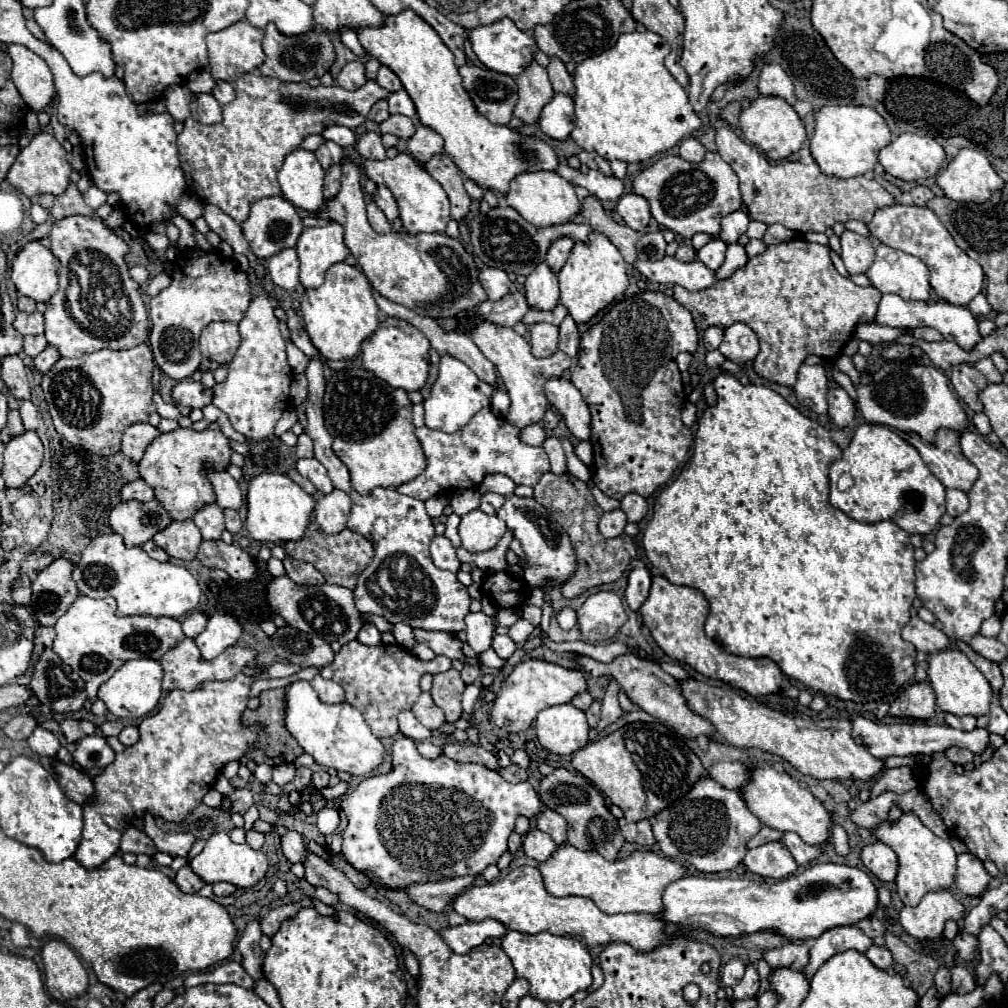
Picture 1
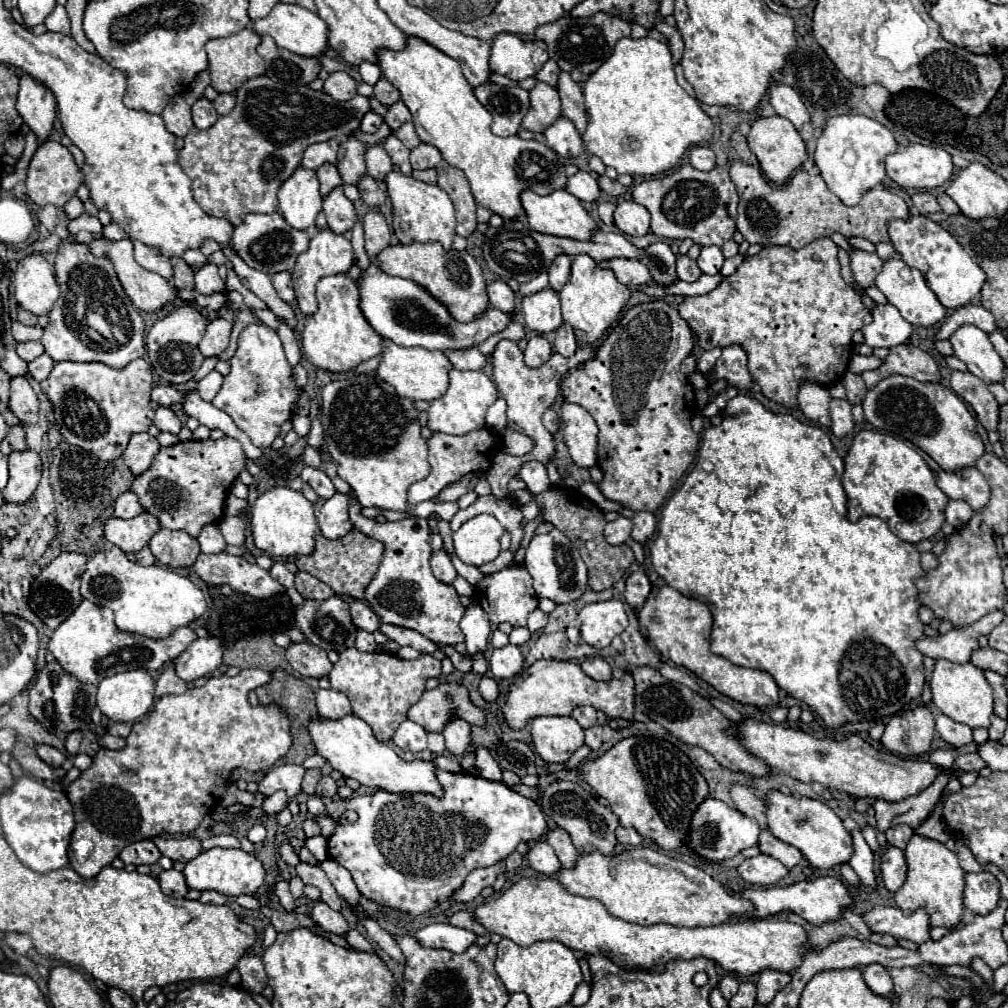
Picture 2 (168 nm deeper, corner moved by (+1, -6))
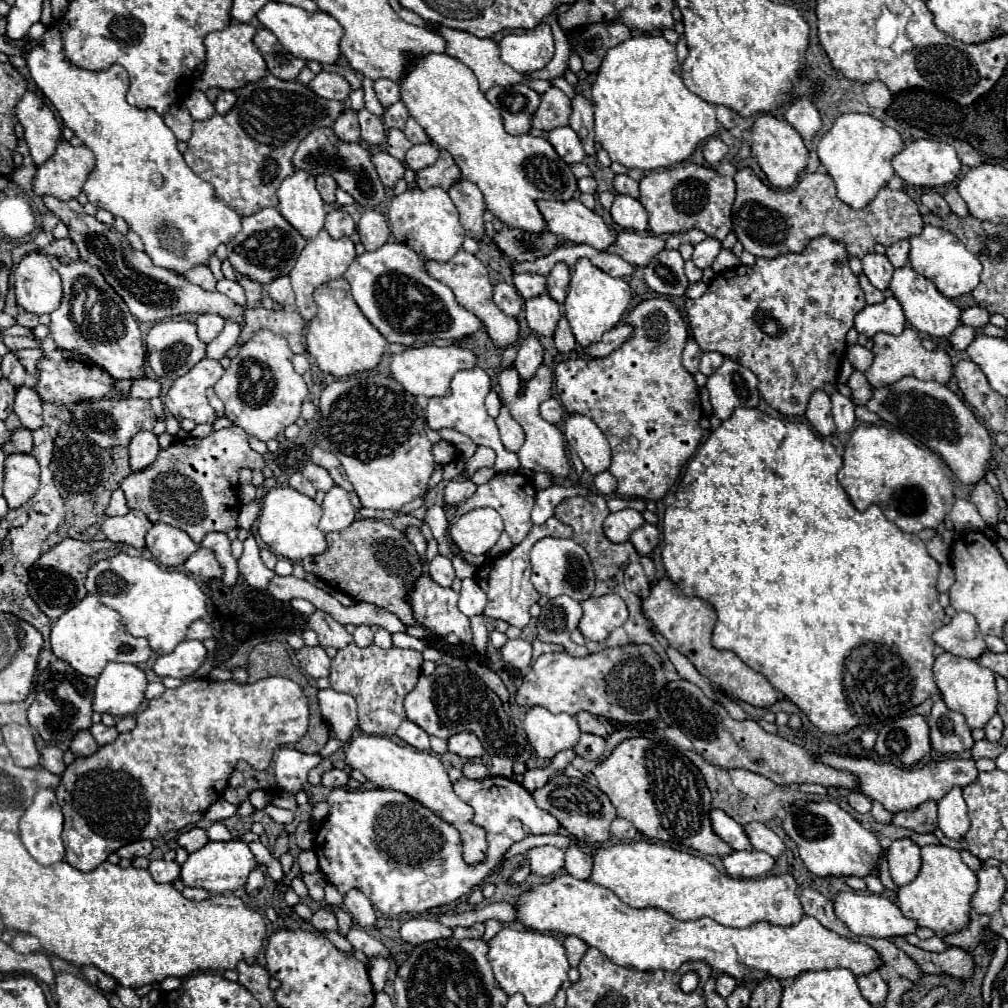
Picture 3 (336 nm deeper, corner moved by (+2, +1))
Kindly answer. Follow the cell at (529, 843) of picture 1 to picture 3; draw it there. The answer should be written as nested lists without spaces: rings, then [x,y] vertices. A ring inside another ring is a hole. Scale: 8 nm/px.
[[[556,846],[532,848],[528,856],[530,856],[530,870],[542,876],[550,876],[564,866],[564,850]]]

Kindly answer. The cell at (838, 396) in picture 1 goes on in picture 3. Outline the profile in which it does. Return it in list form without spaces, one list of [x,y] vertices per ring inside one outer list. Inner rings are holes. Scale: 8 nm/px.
[[[834,392],[832,396],[832,416],[836,422],[836,430],[838,432],[848,432],[856,418],[854,418],[854,402],[846,396],[842,396],[840,392]]]

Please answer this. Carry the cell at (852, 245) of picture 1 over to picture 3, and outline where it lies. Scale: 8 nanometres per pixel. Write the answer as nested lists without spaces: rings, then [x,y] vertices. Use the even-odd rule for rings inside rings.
[[[870,252],[862,258],[862,266],[864,266],[864,274],[868,276],[870,284],[884,292],[888,288],[888,282],[892,278],[892,270],[894,270],[890,260],[884,254]]]

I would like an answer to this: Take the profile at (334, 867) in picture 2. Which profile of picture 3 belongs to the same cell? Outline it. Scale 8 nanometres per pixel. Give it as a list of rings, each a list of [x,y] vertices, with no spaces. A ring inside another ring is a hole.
[[[356,888],[348,890],[344,894],[344,908],[348,908],[348,912],[352,914],[354,922],[360,928],[372,928],[376,924],[376,912],[374,906],[370,904],[370,900]]]

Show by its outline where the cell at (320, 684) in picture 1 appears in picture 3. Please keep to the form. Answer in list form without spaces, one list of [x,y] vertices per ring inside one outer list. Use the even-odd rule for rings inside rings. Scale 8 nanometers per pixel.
[[[332,688],[318,690],[318,704],[322,718],[336,732],[340,742],[346,742],[352,734],[352,728],[358,724],[356,700],[346,692],[336,692]]]

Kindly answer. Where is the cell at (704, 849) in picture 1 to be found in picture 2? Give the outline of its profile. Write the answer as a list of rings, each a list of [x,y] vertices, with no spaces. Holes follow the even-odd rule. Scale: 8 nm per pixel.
[[[709,797],[701,803],[701,807],[693,815],[691,833],[689,833],[689,847],[691,847],[691,851],[695,851],[701,857],[707,857],[713,861],[723,861],[723,859],[735,857],[737,853],[741,853],[747,847],[757,845],[759,831],[761,831],[761,827],[755,819],[745,817],[737,809],[729,807],[727,803]]]

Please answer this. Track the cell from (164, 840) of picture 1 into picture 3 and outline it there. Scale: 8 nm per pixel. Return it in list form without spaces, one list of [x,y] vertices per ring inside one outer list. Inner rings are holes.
[[[190,828],[188,832],[180,834],[176,842],[178,842],[178,846],[182,846],[184,850],[188,850],[192,854],[208,842],[208,836],[206,836],[206,830],[202,830],[202,828]]]

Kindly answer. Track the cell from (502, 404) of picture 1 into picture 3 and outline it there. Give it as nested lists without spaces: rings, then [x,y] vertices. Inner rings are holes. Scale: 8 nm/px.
[[[492,390],[488,396],[486,396],[486,410],[488,410],[488,414],[492,416],[492,418],[496,418],[498,416],[498,412],[500,412],[500,398],[498,398],[498,394]]]

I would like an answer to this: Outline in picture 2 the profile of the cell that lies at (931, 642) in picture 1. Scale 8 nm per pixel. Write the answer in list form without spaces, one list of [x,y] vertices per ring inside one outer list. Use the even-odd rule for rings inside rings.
[[[993,611],[973,625],[953,627],[939,637],[925,637],[917,641],[917,649],[925,657],[949,659],[953,663],[969,663],[971,653],[979,649],[979,637],[989,635],[1003,621],[1003,617],[1005,615],[1001,611]]]

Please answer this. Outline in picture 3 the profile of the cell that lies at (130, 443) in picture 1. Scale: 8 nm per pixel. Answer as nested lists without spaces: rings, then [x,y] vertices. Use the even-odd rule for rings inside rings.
[[[142,430],[130,440],[128,450],[130,450],[132,472],[140,472],[156,460],[156,456],[160,452],[160,446],[158,446],[158,440],[156,440],[154,432]]]

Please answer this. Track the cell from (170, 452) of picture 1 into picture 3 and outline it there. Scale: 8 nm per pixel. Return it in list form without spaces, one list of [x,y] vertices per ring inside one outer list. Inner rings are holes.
[[[238,426],[212,432],[206,438],[176,440],[160,450],[154,464],[142,472],[130,474],[122,482],[122,490],[132,510],[142,510],[150,522],[164,522],[184,530],[196,544],[206,532],[226,532],[236,528],[238,518],[238,474],[242,468],[262,468],[262,454],[248,446],[248,436]]]

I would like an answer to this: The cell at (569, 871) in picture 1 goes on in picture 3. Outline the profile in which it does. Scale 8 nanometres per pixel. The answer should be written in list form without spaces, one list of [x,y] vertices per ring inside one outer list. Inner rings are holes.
[[[648,840],[640,842],[624,842],[614,846],[598,846],[592,854],[594,866],[590,874],[590,882],[610,888],[624,904],[630,908],[660,908],[674,916],[676,920],[698,920],[698,918],[712,918],[722,926],[734,926],[734,928],[746,928],[754,922],[766,920],[770,924],[796,924],[804,912],[800,906],[800,900],[796,896],[796,882],[790,874],[782,876],[766,876],[766,878],[752,878],[752,880],[738,880],[732,876],[720,874],[708,860],[692,856],[682,850],[674,850],[666,844],[656,844]]]

